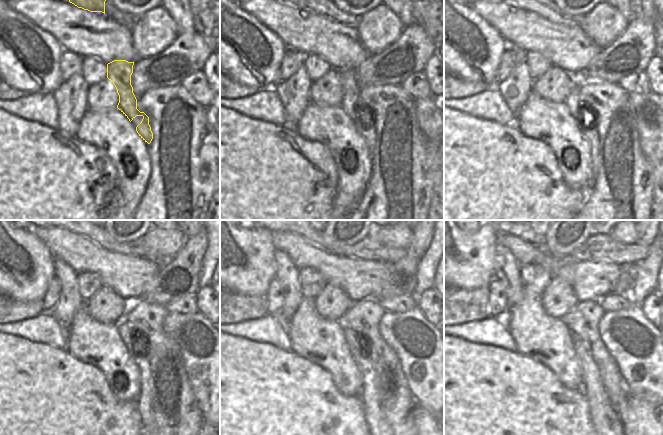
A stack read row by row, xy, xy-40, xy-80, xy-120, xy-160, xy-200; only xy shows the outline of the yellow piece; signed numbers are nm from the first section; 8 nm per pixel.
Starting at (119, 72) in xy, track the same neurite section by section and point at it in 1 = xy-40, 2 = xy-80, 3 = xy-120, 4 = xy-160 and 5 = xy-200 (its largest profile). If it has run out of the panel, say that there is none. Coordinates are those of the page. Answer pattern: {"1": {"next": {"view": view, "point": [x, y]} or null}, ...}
{"1": {"next": {"view": "xy-40", "point": [350, 103]}}, "2": {"next": {"view": "xy-80", "point": [577, 109]}}, "3": {"next": {"view": "xy-120", "point": [136, 343]}}, "4": {"next": {"view": "xy-160", "point": [369, 394]}}, "5": {"next": {"view": "xy-200", "point": [606, 422]}}}

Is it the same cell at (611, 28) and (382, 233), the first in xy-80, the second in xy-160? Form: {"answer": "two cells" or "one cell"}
{"answer": "one cell"}

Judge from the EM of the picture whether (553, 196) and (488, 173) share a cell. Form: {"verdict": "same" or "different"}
{"verdict": "same"}

